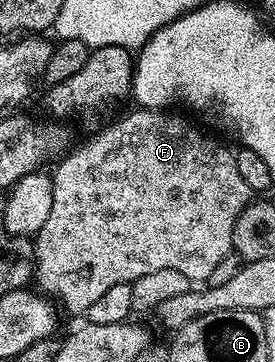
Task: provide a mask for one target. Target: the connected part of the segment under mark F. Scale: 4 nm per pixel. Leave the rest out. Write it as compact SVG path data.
M133 108L133 113L125 115L121 121L105 127L101 133L96 133L85 145L80 145L56 170L51 170L53 189L53 203L46 223L34 237L36 242L36 259L34 258L34 281L45 289L43 292L49 298L55 299L68 313L87 314L88 308L110 287L131 285L132 282L142 279L142 275L154 275L154 271L182 271L190 283L207 282L210 271L218 267L221 259L233 252L232 236L234 223L238 215L253 200L254 194L250 187L246 187L246 179L238 175L236 154L227 149L220 141L212 137L204 137L204 133L196 125L191 125L184 117L179 117L176 111L161 111L158 109Z

